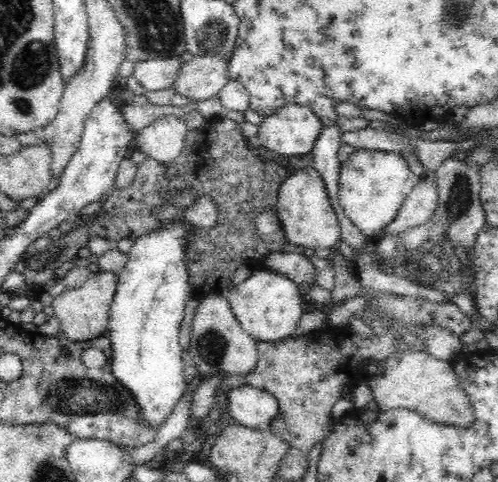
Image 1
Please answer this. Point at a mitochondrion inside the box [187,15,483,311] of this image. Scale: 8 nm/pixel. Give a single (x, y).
(459, 193)

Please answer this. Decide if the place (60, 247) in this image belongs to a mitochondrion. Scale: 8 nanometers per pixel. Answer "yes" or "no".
yes

